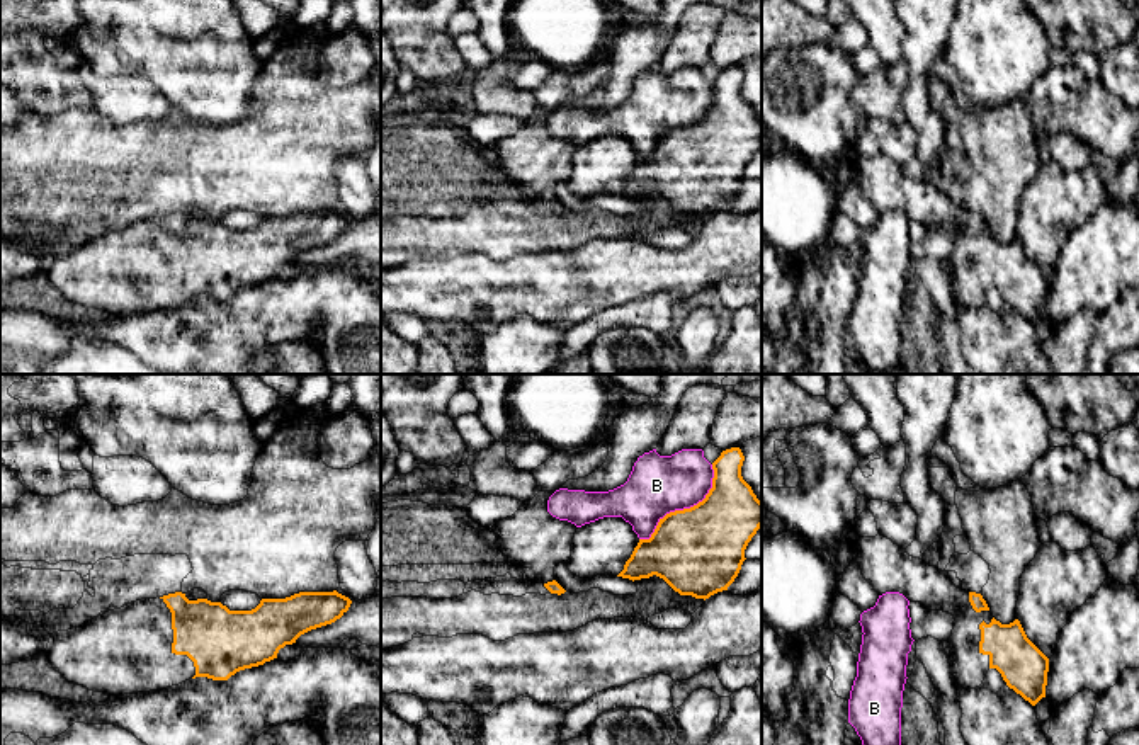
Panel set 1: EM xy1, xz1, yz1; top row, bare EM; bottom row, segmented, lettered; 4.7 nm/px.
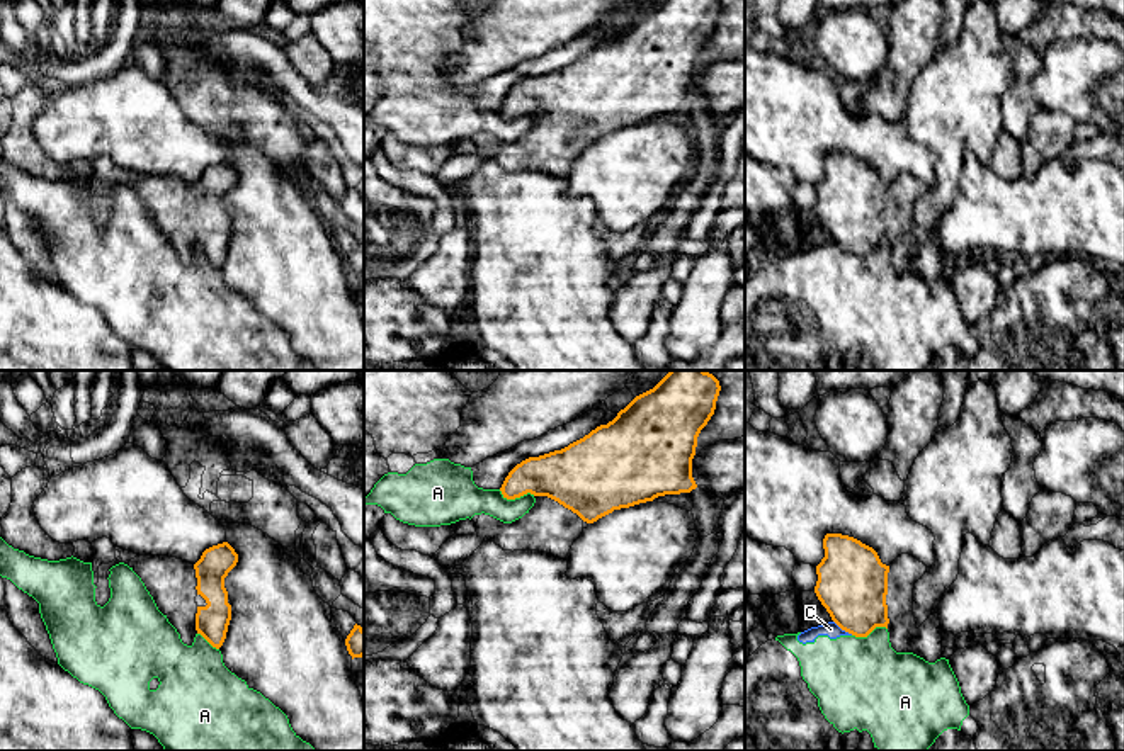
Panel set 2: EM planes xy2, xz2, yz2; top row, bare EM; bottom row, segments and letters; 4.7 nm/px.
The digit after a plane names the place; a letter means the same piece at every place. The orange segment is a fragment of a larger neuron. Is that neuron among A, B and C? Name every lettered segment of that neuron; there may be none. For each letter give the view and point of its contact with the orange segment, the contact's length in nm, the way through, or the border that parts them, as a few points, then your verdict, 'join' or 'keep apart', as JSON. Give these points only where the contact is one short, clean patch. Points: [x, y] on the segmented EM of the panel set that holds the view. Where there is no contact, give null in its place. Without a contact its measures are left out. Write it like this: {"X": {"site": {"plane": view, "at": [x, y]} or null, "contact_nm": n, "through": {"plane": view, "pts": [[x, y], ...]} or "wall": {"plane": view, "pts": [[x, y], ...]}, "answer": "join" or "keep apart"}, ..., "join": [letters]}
{"A": {"site": {"plane": "xz2", "at": [517, 496]}, "contact_nm": 180, "answer": "keep apart"}, "B": {"site": {"plane": "xz1", "at": [685, 509]}, "contact_nm": 500, "answer": "keep apart"}, "C": {"site": {"plane": "yz2", "at": [844, 629]}, "contact_nm": 120, "wall": {"plane": "yz2", "pts": [[834, 621], [852, 634]]}, "answer": "keep apart"}, "join": []}

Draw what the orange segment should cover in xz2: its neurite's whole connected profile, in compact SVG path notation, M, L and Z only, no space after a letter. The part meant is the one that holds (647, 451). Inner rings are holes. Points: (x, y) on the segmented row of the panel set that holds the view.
M670 370L607 425L597 426L561 450L517 464L500 491L507 500L531 493L536 498L534 506L512 523L481 513L476 532L447 539L435 552L435 561L444 569L463 566L488 540L503 551L539 551L566 559L585 522L593 523L614 510L653 501L658 496L690 493L697 488L692 477L697 437L714 415L719 391L719 381L706 370Z

